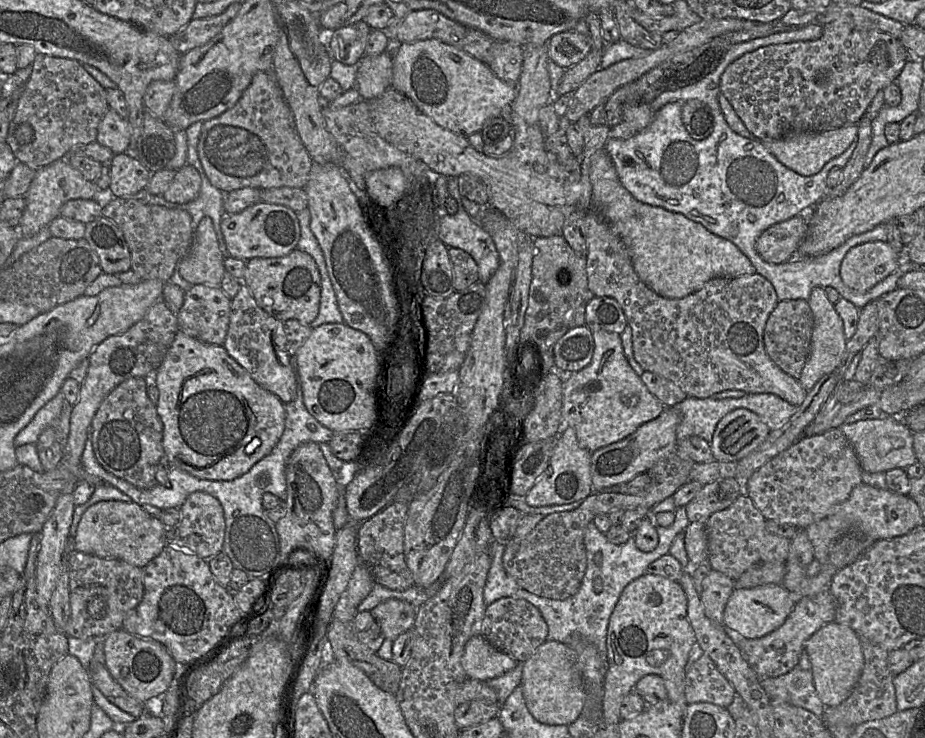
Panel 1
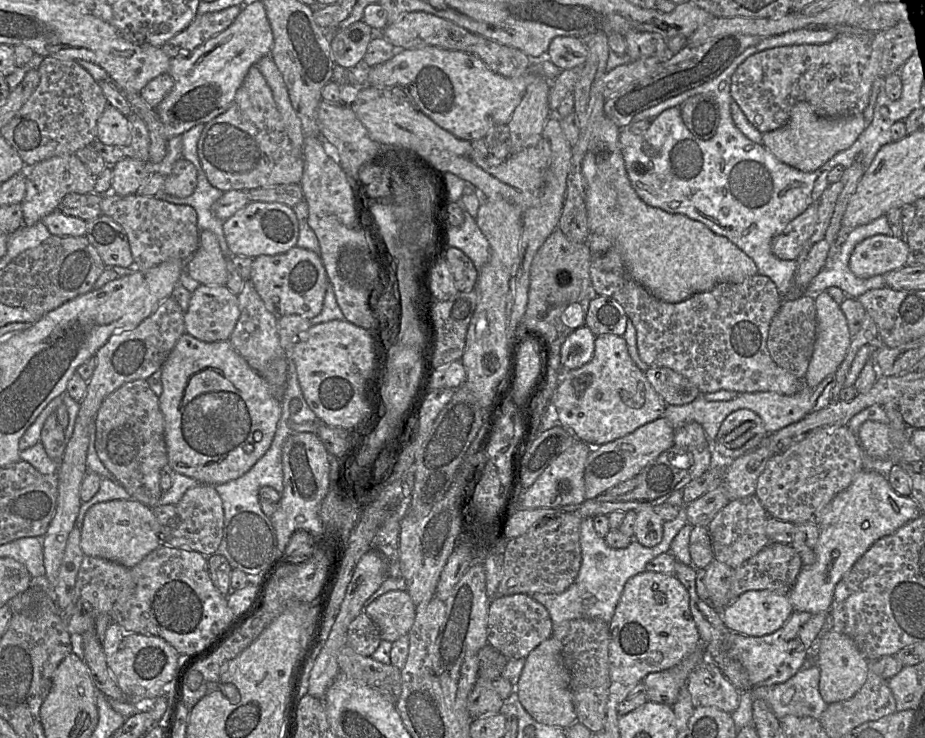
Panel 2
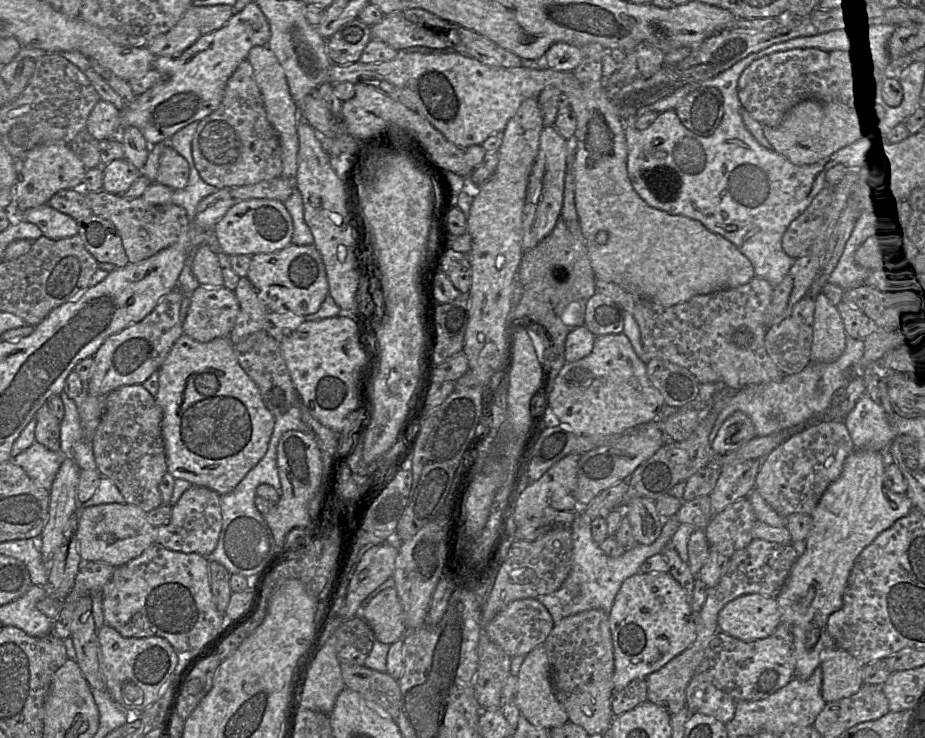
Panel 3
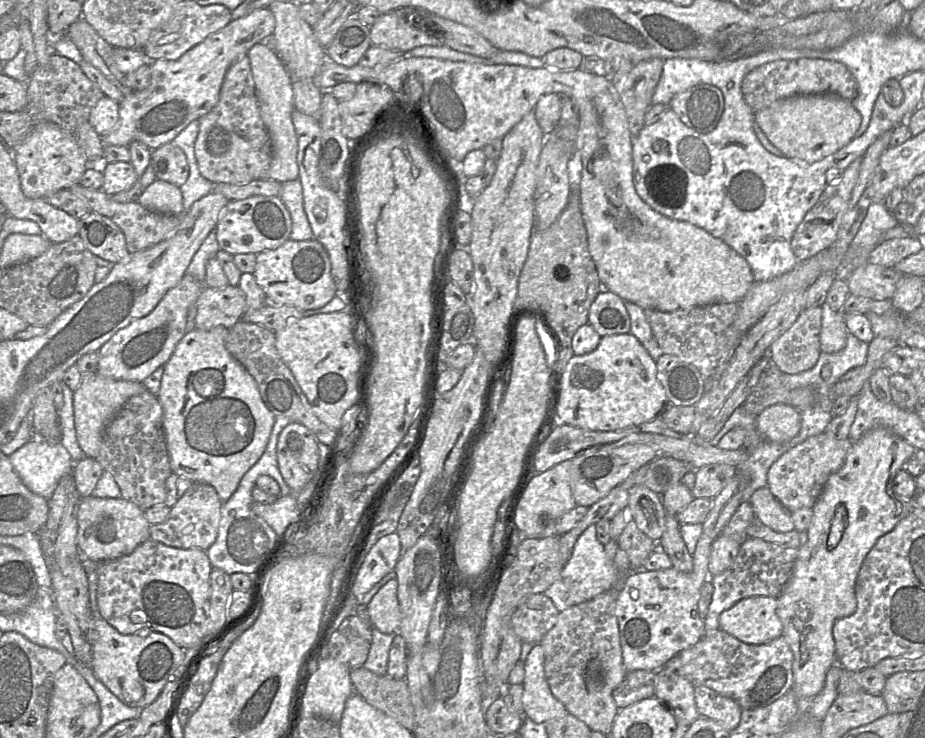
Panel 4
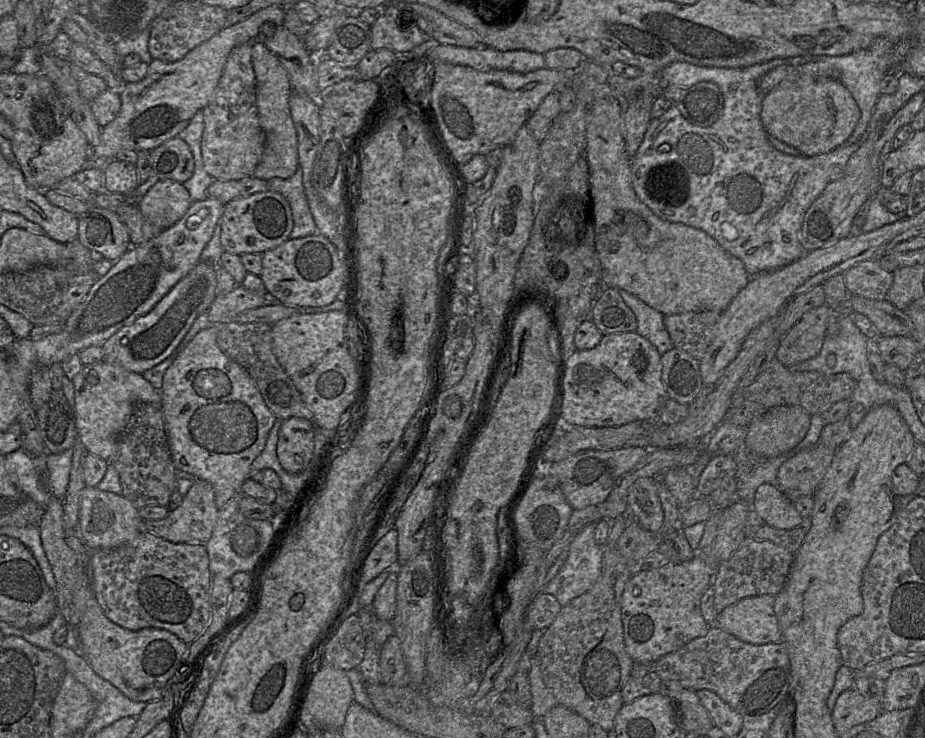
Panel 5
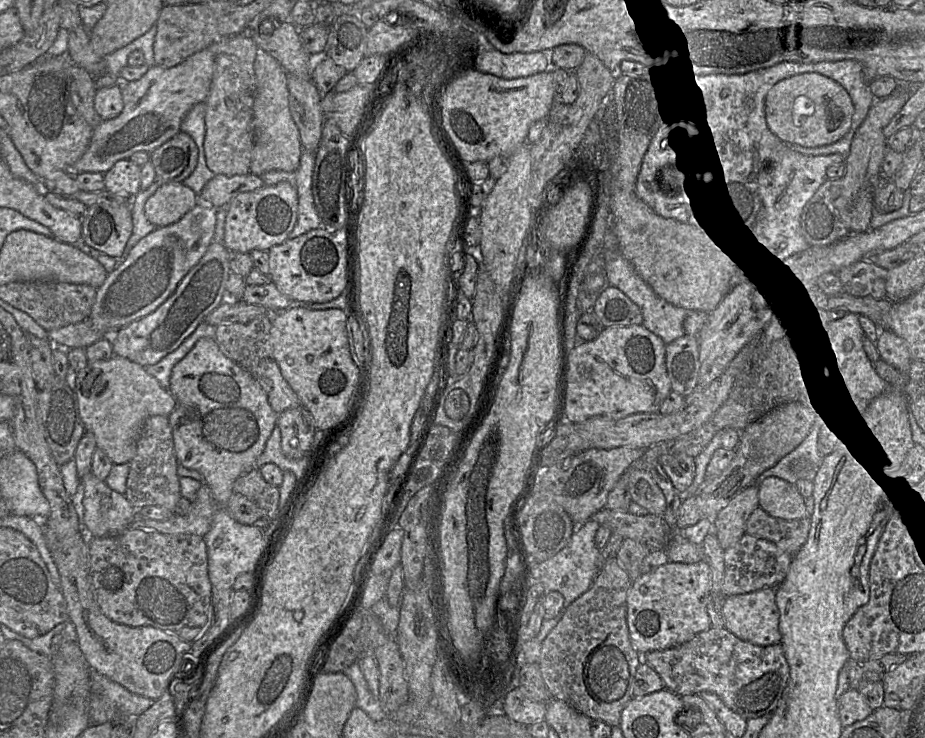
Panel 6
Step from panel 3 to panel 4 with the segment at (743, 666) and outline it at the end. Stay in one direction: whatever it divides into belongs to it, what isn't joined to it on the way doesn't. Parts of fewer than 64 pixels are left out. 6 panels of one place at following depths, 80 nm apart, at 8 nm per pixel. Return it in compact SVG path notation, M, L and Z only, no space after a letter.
M706 632L693 646L680 651L662 667L676 673L694 686L707 686L735 700L742 709L767 706L793 686L793 652L783 635L763 644L745 643L728 632Z

